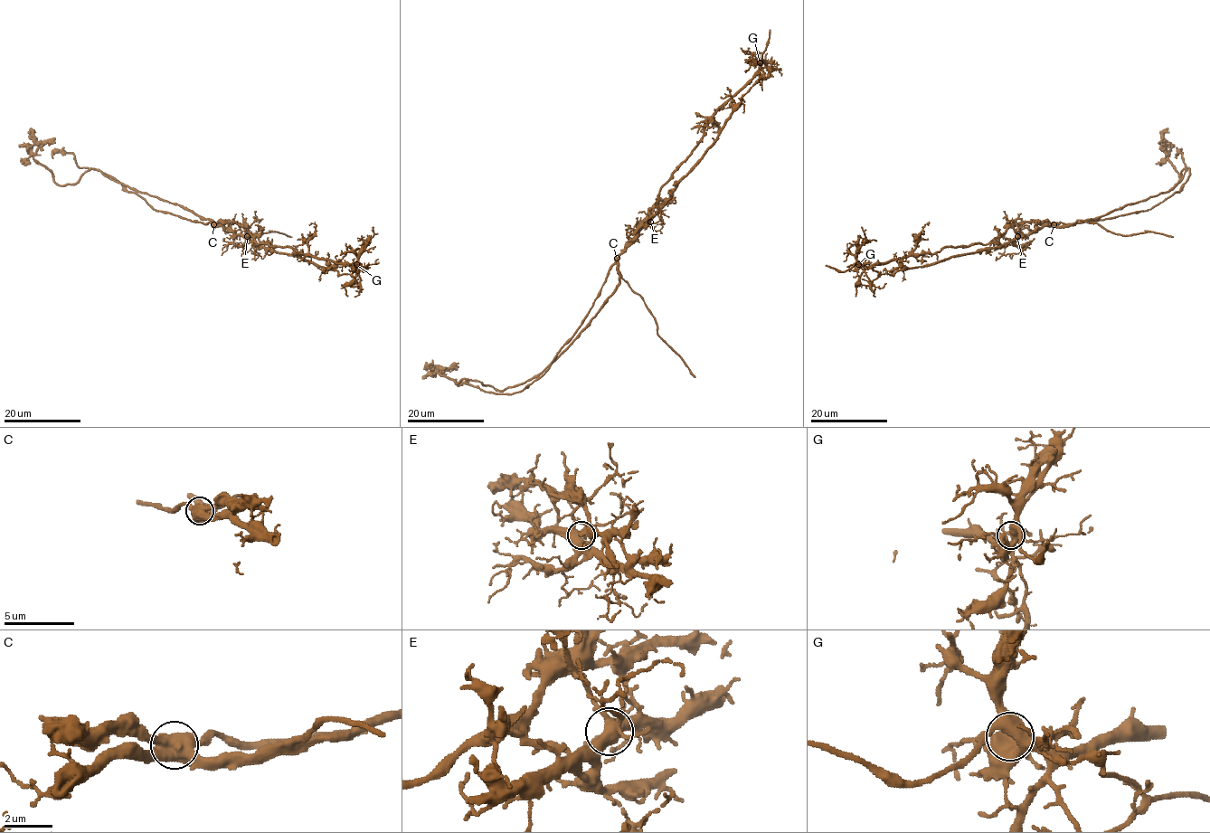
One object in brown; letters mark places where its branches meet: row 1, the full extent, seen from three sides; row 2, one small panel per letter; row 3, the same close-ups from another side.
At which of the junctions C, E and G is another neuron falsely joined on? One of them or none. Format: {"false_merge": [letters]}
{"false_merge": ["C"]}

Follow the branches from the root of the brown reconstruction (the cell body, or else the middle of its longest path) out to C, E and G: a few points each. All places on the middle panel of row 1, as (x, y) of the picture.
C: (619, 271), (617, 258)
E: (619, 271), (618, 256), (650, 222)
G: (619, 271), (618, 256), (652, 215), (660, 187), (691, 153), (709, 118), (752, 77), (760, 62)

